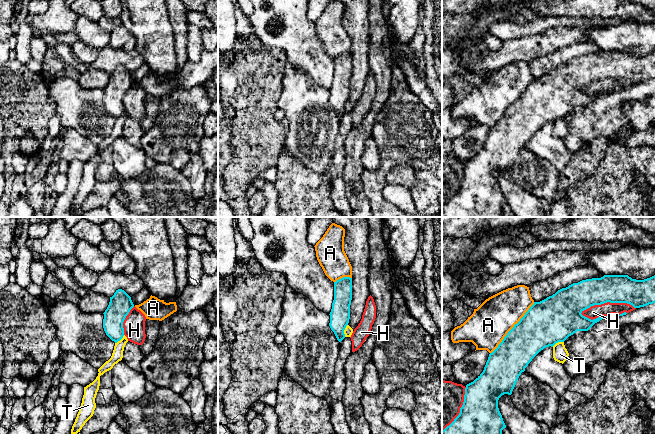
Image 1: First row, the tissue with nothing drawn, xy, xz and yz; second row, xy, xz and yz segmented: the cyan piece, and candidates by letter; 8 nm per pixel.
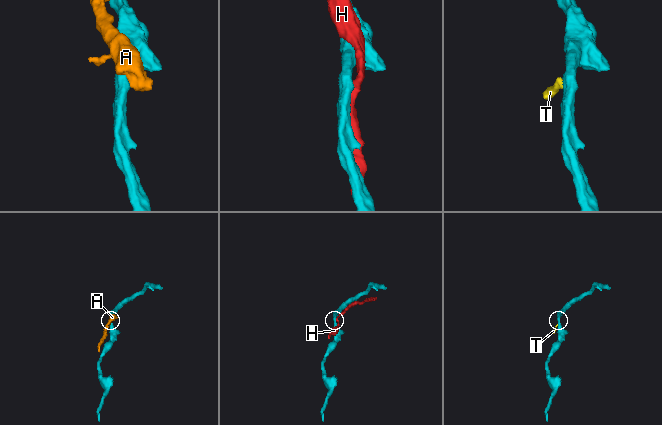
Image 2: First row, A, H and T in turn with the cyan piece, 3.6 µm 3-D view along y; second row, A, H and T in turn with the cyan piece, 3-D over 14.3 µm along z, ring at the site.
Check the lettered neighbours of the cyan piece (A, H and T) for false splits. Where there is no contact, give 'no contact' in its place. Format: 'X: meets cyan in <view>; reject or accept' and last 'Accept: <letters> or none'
A: meets cyan in yz; reject
H: meets cyan in yz; reject
T: meets cyan in xz; reject
Accept: none

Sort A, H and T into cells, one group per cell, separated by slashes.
A T / H

